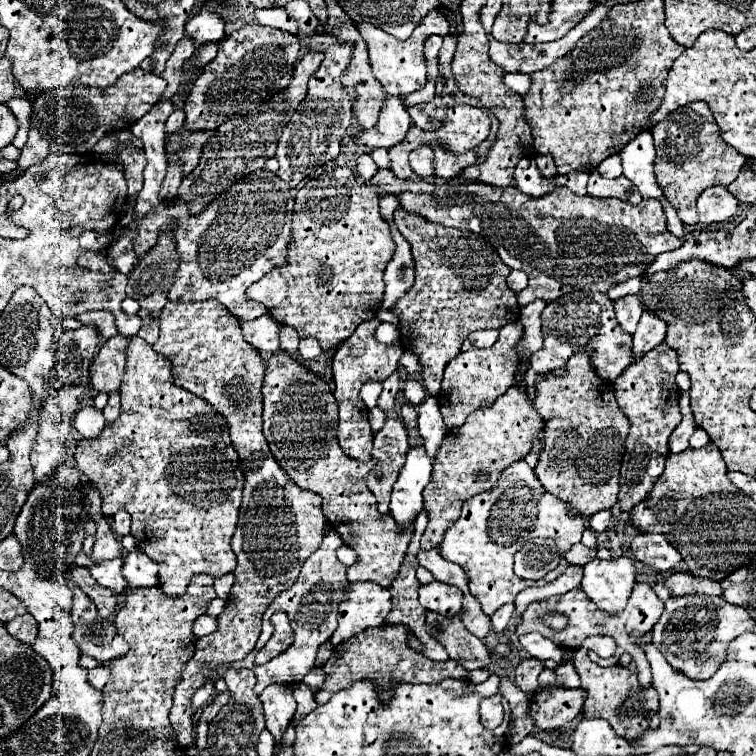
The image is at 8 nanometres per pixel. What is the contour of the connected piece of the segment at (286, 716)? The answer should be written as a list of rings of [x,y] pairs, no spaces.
[[[278,683],[276,685],[268,685],[262,691],[260,699],[264,703],[266,729],[274,735],[276,747],[280,747],[284,731],[290,725],[290,721],[294,717],[294,711],[296,711],[292,689],[288,689],[288,685],[278,685]]]

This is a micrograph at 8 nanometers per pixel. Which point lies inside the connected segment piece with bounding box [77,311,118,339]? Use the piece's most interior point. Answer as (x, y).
(103, 320)

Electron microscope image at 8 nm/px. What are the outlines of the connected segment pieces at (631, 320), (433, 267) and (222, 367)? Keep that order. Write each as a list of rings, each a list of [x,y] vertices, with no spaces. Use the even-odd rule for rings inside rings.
[[[636,295],[620,297],[618,301],[614,301],[614,313],[616,313],[616,319],[622,325],[622,329],[632,335],[636,331],[640,315],[642,315],[642,303]]]
[[[402,207],[396,211],[394,221],[412,247],[416,281],[412,289],[394,303],[392,311],[400,323],[402,347],[418,355],[424,389],[436,397],[442,383],[442,371],[448,361],[460,353],[462,341],[472,331],[502,329],[504,325],[518,321],[520,307],[516,295],[506,285],[506,277],[510,275],[508,265],[502,263],[496,249],[484,237],[428,223],[418,215],[408,215]]]
[[[208,299],[208,301],[200,301],[200,303],[166,303],[166,307],[164,307],[164,311],[162,311],[162,315],[160,315],[160,339],[158,339],[158,343],[152,345],[152,349],[154,349],[156,353],[164,355],[166,359],[170,359],[170,363],[172,363],[172,375],[174,375],[174,385],[178,385],[178,387],[182,387],[182,389],[186,389],[186,391],[190,391],[190,393],[194,393],[194,395],[206,399],[218,413],[222,413],[222,415],[226,417],[228,425],[230,425],[232,445],[234,445],[234,449],[236,449],[236,453],[238,453],[238,457],[240,457],[240,469],[244,471],[244,477],[246,477],[246,483],[244,483],[244,499],[242,499],[242,505],[240,505],[240,515],[238,515],[236,531],[234,531],[234,535],[232,535],[232,551],[236,553],[236,559],[238,559],[238,565],[236,565],[236,569],[234,569],[234,579],[236,579],[236,581],[234,581],[234,587],[232,587],[232,591],[230,591],[230,597],[226,599],[226,609],[218,615],[218,631],[212,633],[212,635],[208,635],[204,641],[198,641],[198,643],[196,643],[196,653],[194,653],[194,657],[188,661],[188,665],[184,665],[182,681],[178,683],[178,687],[176,687],[176,691],[174,691],[174,705],[172,705],[172,711],[170,711],[170,723],[172,723],[172,727],[174,727],[174,731],[176,731],[176,737],[178,737],[180,745],[190,747],[190,745],[194,745],[194,721],[192,721],[194,711],[190,709],[192,695],[196,693],[196,689],[200,689],[202,685],[206,685],[206,683],[210,681],[210,677],[216,675],[216,673],[222,669],[222,665],[232,663],[232,661],[238,661],[238,659],[244,659],[244,657],[254,649],[254,645],[256,645],[256,641],[258,641],[258,635],[260,635],[262,613],[266,611],[266,607],[274,601],[274,597],[276,597],[280,591],[288,589],[288,587],[298,579],[298,573],[300,573],[302,563],[316,551],[316,547],[320,547],[322,537],[324,537],[324,535],[322,535],[322,533],[324,533],[322,527],[328,525],[328,521],[324,519],[324,515],[322,515],[322,511],[320,511],[320,503],[322,503],[320,497],[318,497],[318,495],[312,495],[312,493],[306,493],[306,491],[300,491],[300,487],[296,487],[296,485],[288,479],[288,475],[284,475],[284,471],[280,471],[280,465],[276,463],[274,455],[270,453],[268,443],[266,443],[266,439],[264,439],[264,435],[262,435],[262,393],[260,393],[262,381],[264,381],[264,367],[266,367],[266,363],[264,363],[262,355],[260,355],[256,349],[252,349],[252,345],[250,345],[246,339],[242,339],[238,321],[232,319],[232,315],[228,315],[228,311],[224,311],[224,307],[220,307],[220,303],[216,303],[216,299]],[[228,387],[242,387],[242,389],[244,389],[244,395],[238,393],[238,391],[234,391],[234,389],[228,389]],[[288,481],[290,481],[290,497],[284,497],[284,495],[282,495],[282,493],[284,493],[282,489],[288,485]],[[204,665],[210,667],[208,673],[202,673],[202,667],[204,667]]]

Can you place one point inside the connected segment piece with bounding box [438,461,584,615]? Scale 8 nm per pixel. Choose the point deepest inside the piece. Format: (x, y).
(494, 525)

